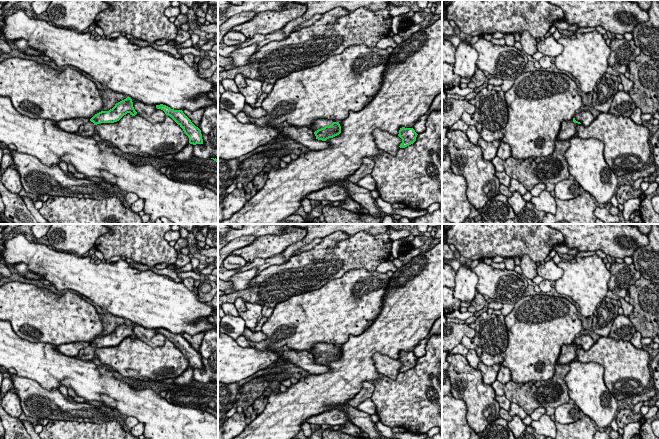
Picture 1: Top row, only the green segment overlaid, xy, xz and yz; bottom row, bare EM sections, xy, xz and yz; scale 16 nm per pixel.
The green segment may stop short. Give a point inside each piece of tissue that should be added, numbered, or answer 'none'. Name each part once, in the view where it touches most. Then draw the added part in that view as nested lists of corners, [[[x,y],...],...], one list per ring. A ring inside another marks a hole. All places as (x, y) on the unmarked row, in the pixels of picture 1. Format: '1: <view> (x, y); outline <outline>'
1: xz (318, 348); outline [[[327,343],[316,344],[309,353],[315,356],[318,353],[324,352],[325,350],[331,350],[333,346],[334,346],[333,344]]]

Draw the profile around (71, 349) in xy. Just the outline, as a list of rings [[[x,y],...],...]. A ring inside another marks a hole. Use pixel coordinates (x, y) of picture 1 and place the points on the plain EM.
[[[75,342],[56,346],[56,349],[68,357],[77,357],[80,350],[89,346],[91,342]]]

